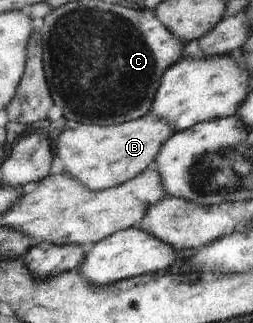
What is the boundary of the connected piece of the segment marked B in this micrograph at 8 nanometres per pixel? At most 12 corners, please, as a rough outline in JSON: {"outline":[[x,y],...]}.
{"outline":[[149,115],[64,130],[63,172],[93,192],[153,167],[174,134]]}

